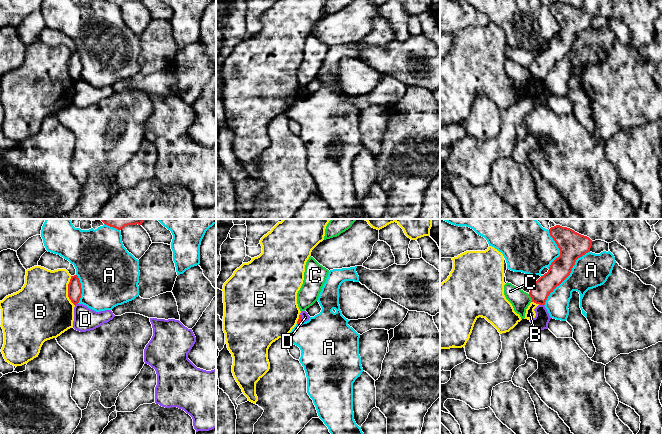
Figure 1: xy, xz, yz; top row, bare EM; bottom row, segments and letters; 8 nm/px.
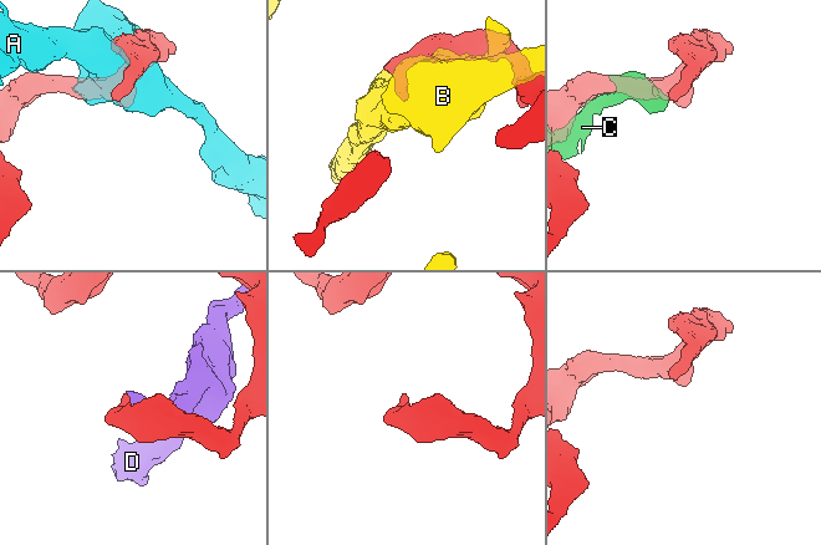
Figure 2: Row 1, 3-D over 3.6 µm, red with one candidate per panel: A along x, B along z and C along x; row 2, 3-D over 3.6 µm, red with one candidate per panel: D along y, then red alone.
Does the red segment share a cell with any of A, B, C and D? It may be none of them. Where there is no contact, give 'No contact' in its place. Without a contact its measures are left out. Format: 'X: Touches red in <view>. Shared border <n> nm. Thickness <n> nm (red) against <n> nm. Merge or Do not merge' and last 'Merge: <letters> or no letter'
A: Touches red in yz. Shared border 550 nm. Thickness 220 nm (red) against 280 nm. Do not merge
B: Touches red in xy. Shared border 240 nm. Thickness 110 nm (red) against 460 nm. Do not merge
C: Touches red in yz. Shared border 70 nm. Thickness 150 nm (red) against 160 nm. Do not merge
D: Touches red in yz. Shared border 40 nm. Thickness 150 nm (red) against 120 nm. Do not merge
Merge: no letter

